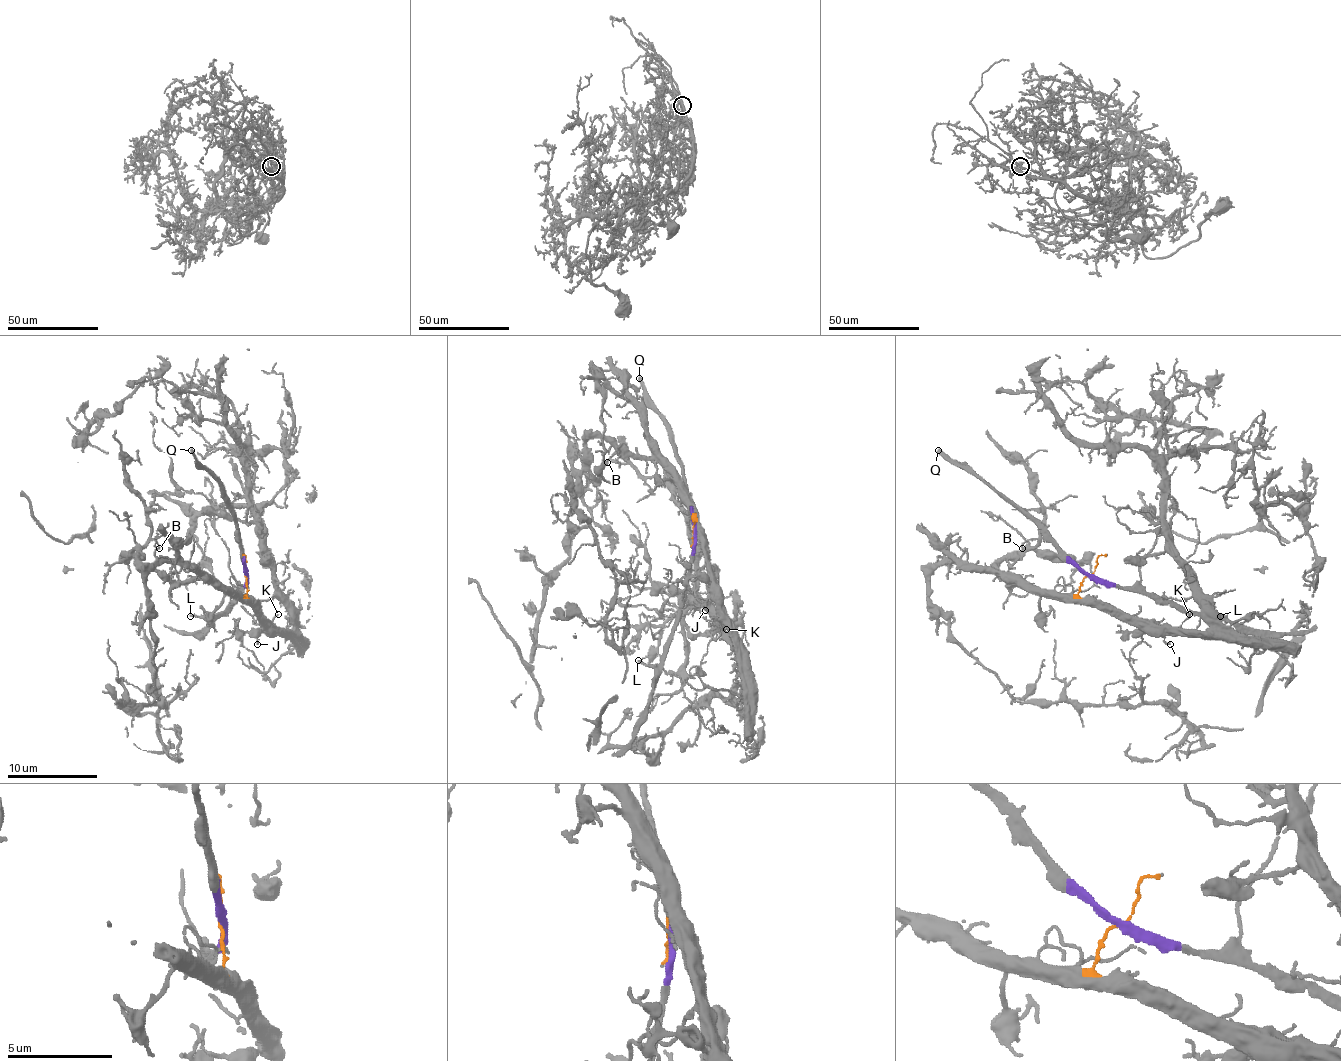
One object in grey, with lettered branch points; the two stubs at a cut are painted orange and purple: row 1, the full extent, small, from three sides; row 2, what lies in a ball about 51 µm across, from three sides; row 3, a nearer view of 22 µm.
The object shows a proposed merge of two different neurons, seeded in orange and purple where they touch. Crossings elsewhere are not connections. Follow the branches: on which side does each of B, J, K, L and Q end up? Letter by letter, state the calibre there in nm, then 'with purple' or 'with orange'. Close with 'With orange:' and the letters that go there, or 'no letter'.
B: 120 nm | with orange
J: 140 nm | with orange
K: 120 nm | with orange
L: 170 nm | with purple
Q: 280 nm | with purple
With orange: B, J, K

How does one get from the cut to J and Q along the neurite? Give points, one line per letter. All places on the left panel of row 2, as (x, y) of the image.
J: (245, 575), (249, 597), (263, 615), (263, 631), (256, 644)
Q: (247, 575), (238, 528), (227, 507), (225, 492), (200, 465), (191, 449)

